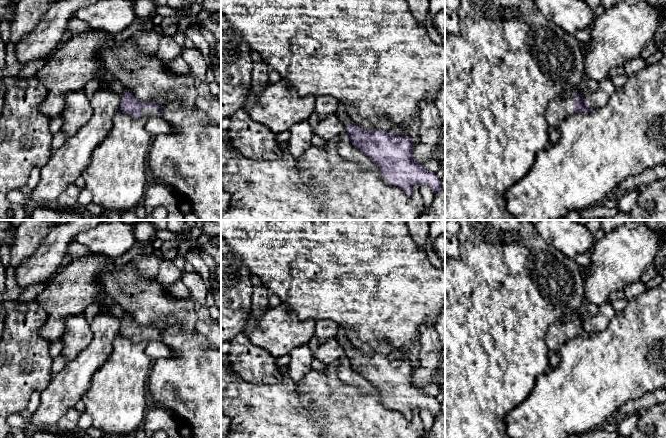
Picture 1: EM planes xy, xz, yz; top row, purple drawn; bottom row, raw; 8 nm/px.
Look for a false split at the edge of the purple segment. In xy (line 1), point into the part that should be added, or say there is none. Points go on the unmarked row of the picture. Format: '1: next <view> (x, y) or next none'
1: next xy (147, 335)

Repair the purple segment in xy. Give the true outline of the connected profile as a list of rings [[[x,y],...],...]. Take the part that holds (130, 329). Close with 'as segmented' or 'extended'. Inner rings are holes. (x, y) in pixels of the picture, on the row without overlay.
[[[127,314],[121,320],[120,334],[131,341],[158,341],[161,338],[160,329],[156,326],[138,324]]]; extended

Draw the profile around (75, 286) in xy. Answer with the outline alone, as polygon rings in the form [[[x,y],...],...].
[[[99,253],[66,260],[55,277],[49,281],[47,287],[36,298],[47,314],[41,335],[53,344],[62,339],[66,333],[66,321],[69,316],[83,313],[88,305],[96,301],[102,301],[105,305],[111,303],[112,299],[103,292],[97,277],[115,267],[110,258]]]

